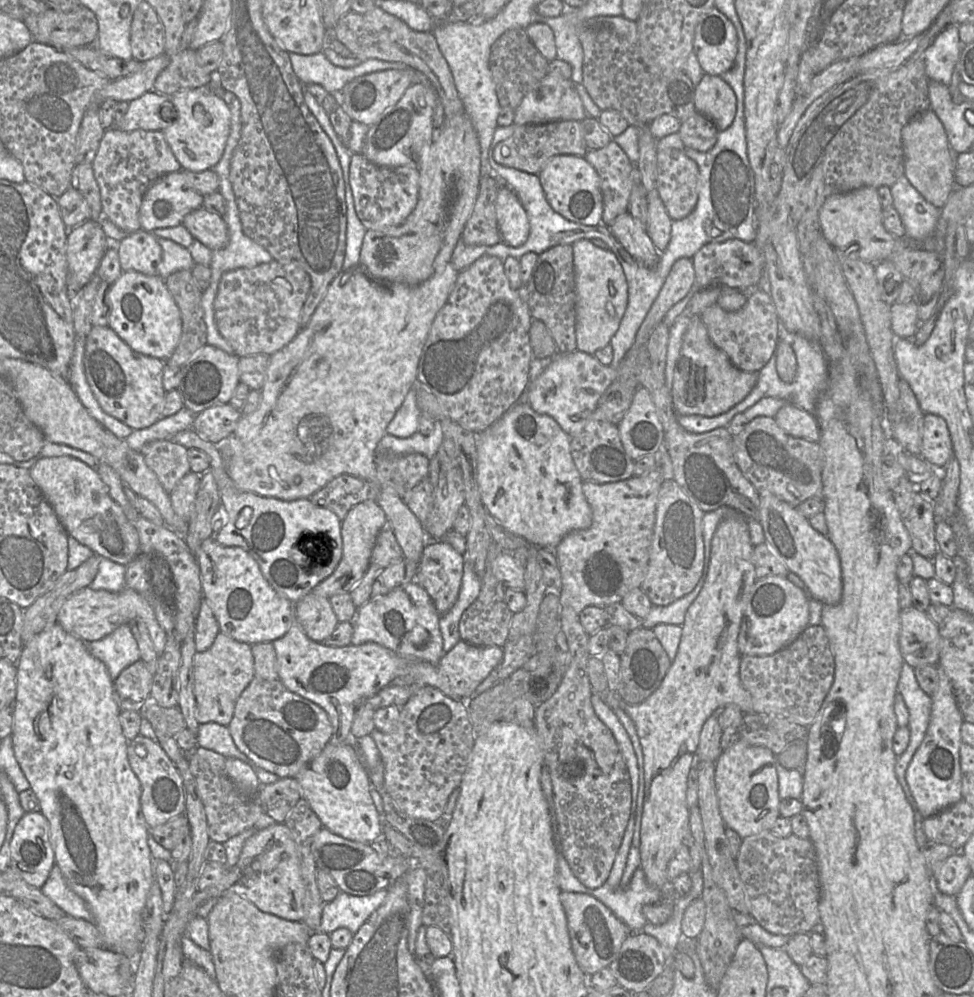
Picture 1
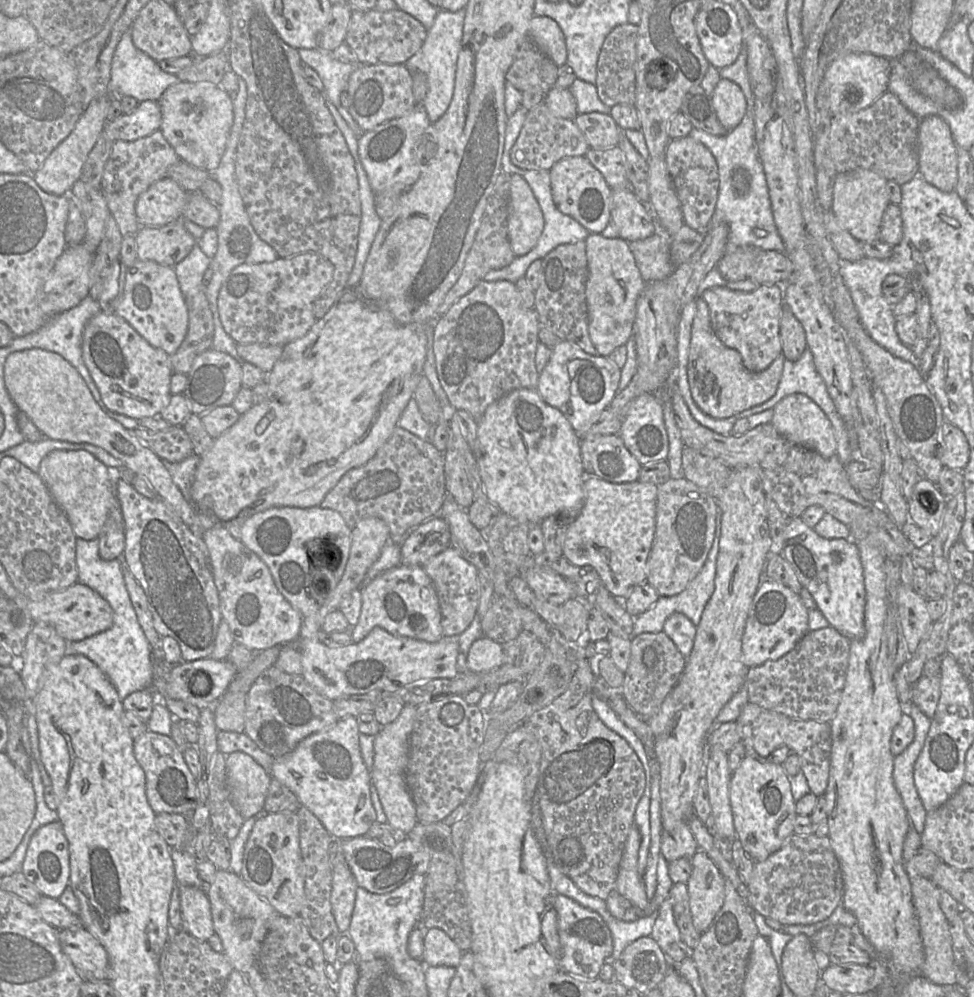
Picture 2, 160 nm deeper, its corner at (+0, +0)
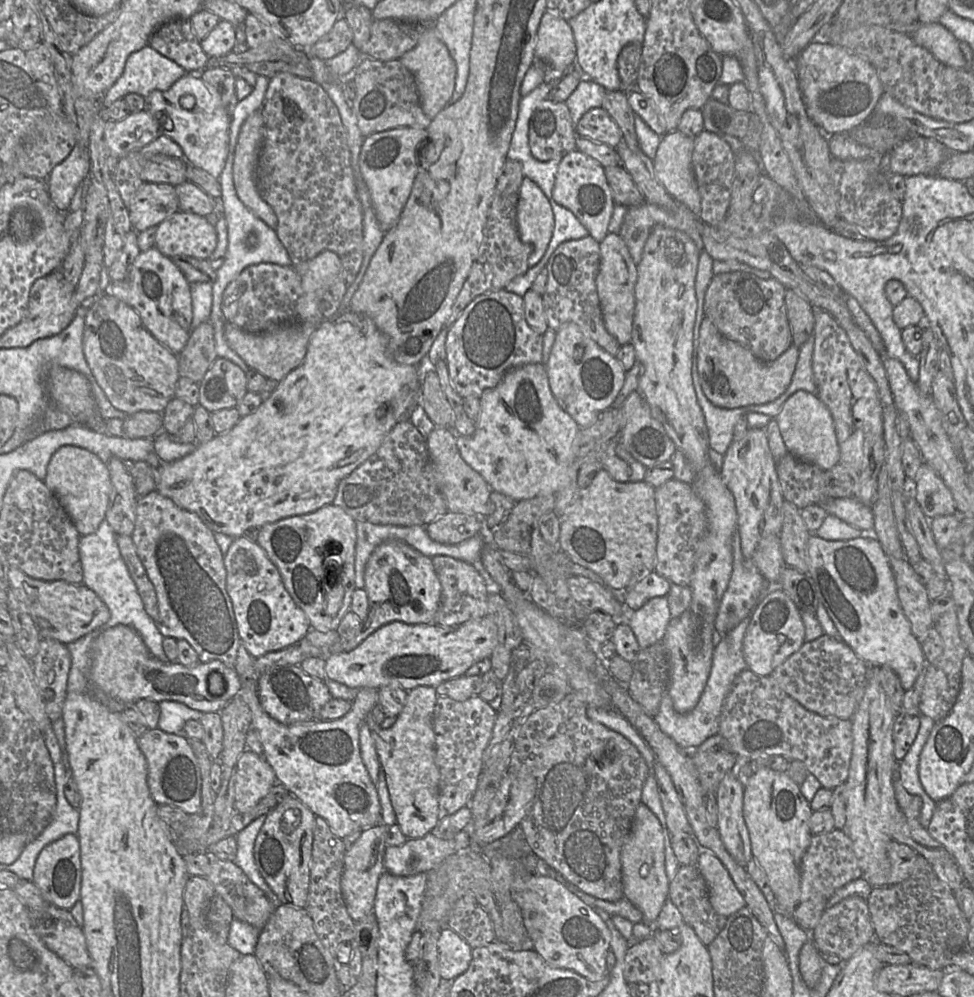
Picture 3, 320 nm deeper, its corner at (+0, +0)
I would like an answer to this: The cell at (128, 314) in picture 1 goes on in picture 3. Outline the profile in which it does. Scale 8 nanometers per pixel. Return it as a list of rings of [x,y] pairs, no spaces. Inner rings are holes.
[[[155,247],[141,252],[128,277],[109,285],[109,294],[132,307],[145,328],[175,355],[179,355],[191,335],[193,305],[191,284],[173,260]]]

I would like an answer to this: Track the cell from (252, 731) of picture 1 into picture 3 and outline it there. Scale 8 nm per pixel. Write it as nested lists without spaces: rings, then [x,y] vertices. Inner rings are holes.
[[[299,665],[278,666],[261,672],[258,696],[263,710],[283,724],[322,721],[318,718],[320,710],[332,698],[325,682],[308,675]]]

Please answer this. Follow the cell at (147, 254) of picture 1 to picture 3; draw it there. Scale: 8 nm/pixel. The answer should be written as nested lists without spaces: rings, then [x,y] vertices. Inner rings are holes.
[[[177,211],[156,228],[155,248],[169,258],[189,256],[209,260],[217,242],[215,226],[194,213]]]

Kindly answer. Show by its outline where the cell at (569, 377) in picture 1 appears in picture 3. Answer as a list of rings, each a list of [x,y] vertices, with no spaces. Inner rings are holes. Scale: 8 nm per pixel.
[[[573,322],[562,325],[556,331],[555,341],[546,365],[546,371],[553,396],[559,406],[575,420],[580,428],[590,426],[604,411],[611,408],[614,400],[623,387],[626,374],[626,371],[615,356],[604,351]]]

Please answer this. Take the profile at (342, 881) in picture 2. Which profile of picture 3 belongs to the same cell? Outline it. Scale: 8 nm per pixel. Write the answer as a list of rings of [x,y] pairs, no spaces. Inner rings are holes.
[[[377,824],[363,830],[360,837],[345,853],[341,891],[347,912],[355,922],[373,911],[378,881],[380,876],[385,872],[386,832],[387,826],[383,824]]]

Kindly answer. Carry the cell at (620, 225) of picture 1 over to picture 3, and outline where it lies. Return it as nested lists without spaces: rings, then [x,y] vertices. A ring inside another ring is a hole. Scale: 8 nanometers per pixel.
[[[621,163],[605,167],[604,171],[615,204],[631,207],[644,201],[641,192]]]

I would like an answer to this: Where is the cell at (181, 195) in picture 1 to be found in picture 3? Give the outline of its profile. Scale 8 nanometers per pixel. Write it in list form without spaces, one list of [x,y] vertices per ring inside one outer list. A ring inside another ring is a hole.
[[[144,182],[129,207],[132,230],[142,232],[154,228],[179,211],[176,186]]]

